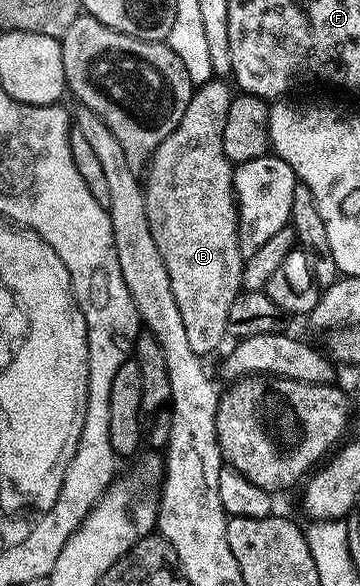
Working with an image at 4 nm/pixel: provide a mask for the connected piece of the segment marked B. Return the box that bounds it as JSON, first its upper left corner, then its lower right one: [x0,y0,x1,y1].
[142,77,245,357]

